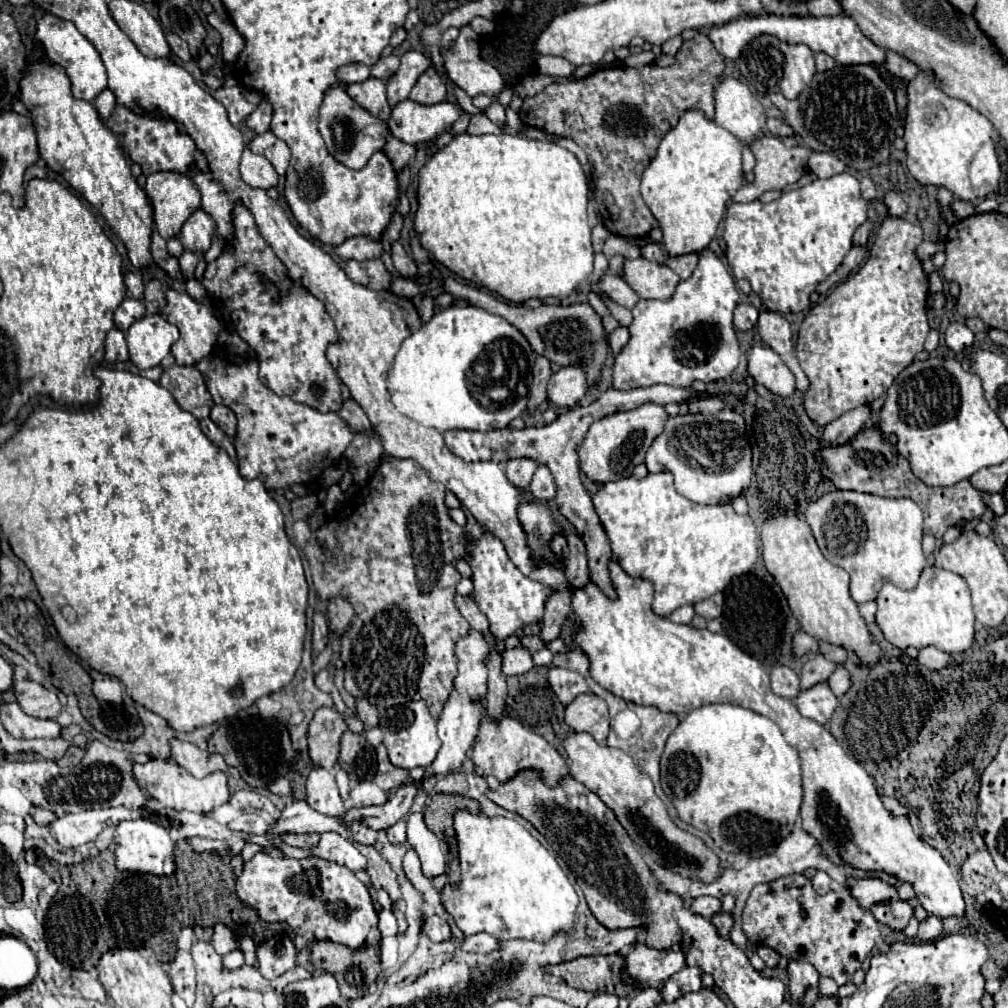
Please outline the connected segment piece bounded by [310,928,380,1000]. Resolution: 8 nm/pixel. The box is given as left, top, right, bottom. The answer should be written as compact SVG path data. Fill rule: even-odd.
M378 928L370 930L366 944L358 950L350 950L342 944L334 944L328 940L326 942L314 942L310 946L310 958L318 970L330 972L336 978L338 988L340 988L344 998L348 998L348 1000L360 998L368 992L368 988L376 982L376 978L380 974L380 930Z

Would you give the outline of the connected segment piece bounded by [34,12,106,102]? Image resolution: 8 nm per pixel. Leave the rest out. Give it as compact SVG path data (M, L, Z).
M42 14L36 26L36 34L34 34L34 42L40 44L44 58L52 64L58 64L64 68L66 76L72 82L72 96L78 100L88 100L92 102L104 88L106 88L106 68L100 60L100 54L96 52L96 48L92 46L92 42L78 32L78 28L62 18L56 18L52 14Z

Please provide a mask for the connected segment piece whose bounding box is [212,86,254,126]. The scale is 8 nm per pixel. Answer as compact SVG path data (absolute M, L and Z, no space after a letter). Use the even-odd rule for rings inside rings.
M230 86L230 88L218 88L212 92L212 96L224 104L224 108L228 110L228 118L230 122L236 126L240 124L246 116L250 116L254 112L254 104L250 104L244 98L244 92L240 86Z

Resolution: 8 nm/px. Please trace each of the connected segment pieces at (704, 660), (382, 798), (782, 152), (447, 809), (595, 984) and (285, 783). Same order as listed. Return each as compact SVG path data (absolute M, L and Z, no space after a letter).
M610 562L618 600L610 600L596 584L576 590L572 608L582 624L574 640L590 658L592 678L624 700L656 706L662 712L690 714L708 704L738 704L778 724L786 740L798 748L802 760L804 800L802 830L818 844L820 854L836 866L852 866L866 872L886 872L908 882L928 914L948 918L964 914L964 898L954 870L942 854L918 838L908 816L894 816L878 796L874 780L850 752L816 720L800 716L790 700L774 696L764 666L742 652L724 634L674 624L652 612L652 584L628 576L618 562Z
M360 782L356 788L350 790L350 798L354 802L354 806L362 808L362 806L382 806L388 802L386 792L376 786L374 782Z
M762 136L762 138L758 138L758 140L750 146L750 150L752 150L754 156L756 156L756 166L754 166L756 180L754 180L752 184L744 184L744 186L736 192L736 196L734 196L736 202L752 202L752 200L756 200L756 198L758 198L762 192L766 192L766 190L782 190L784 186L794 184L800 176L804 176L804 174L808 172L808 158L810 158L810 154L812 154L812 150L810 150L810 148L804 148L804 146L788 148L788 146L784 146L784 142L782 142L780 138L776 138L776 136Z
M434 794L430 804L424 810L424 820L426 826L438 836L438 840L448 848L448 882L458 884L460 882L460 872L458 870L458 842L454 836L454 824L452 816L456 810L468 810L468 812L480 812L480 804L472 798L462 798L462 796L452 796L452 794Z
M618 954L610 956L580 956L570 962L544 966L544 972L550 976L562 978L568 986L600 994L616 994L616 996L630 996L634 994L634 988L630 984L622 984L620 970L622 970L624 958Z
M278 778L278 780L270 786L270 792L272 792L272 794L280 794L280 796L290 796L290 794L294 794L292 780L288 780L288 778Z

